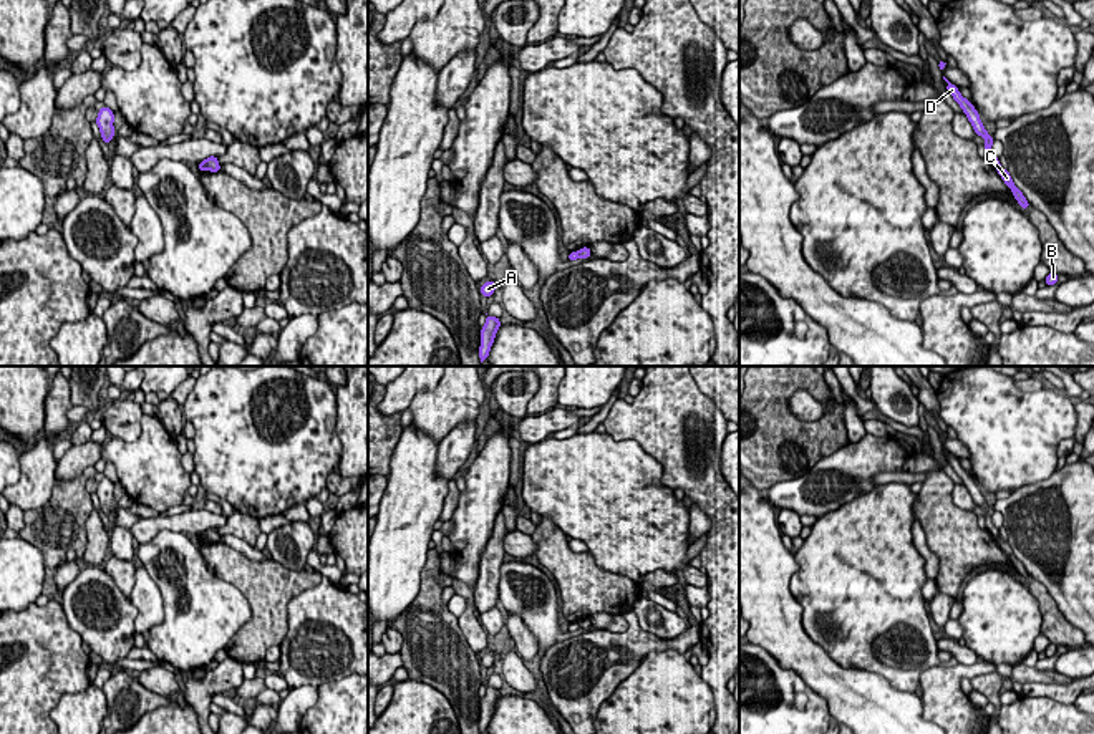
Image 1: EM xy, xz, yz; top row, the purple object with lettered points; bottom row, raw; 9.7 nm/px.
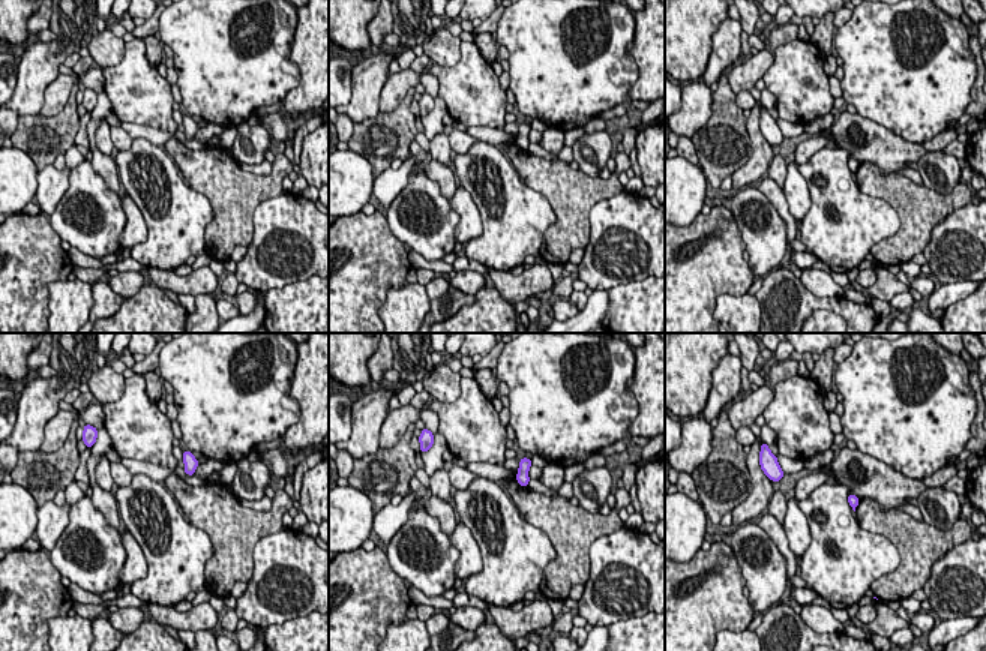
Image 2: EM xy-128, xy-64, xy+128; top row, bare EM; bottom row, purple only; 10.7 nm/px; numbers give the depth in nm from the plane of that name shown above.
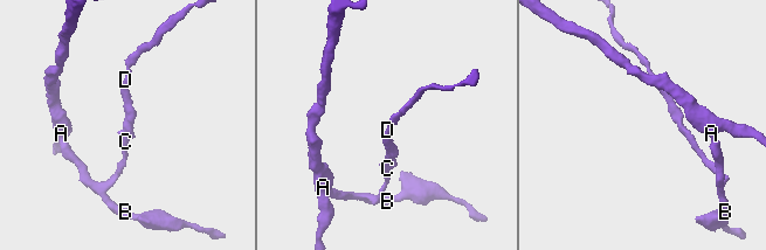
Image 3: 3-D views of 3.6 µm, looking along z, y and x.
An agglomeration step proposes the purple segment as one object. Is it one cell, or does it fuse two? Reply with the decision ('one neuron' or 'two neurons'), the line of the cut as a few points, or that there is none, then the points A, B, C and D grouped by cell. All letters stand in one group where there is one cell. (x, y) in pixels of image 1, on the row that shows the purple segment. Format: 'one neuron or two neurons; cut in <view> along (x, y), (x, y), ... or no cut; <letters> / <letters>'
two neurons; cut in yz along (998, 164), (997, 169); A B C / D

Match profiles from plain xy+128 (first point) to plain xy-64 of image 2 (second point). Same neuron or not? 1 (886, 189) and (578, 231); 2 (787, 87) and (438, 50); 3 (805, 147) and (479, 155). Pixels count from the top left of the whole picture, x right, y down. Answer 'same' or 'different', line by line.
1: same
2: different
3: different

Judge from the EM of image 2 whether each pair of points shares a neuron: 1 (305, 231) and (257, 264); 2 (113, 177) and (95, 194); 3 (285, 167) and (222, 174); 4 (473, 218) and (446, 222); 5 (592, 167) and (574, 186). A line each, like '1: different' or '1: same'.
1: same
2: different
3: same
4: different
5: different

